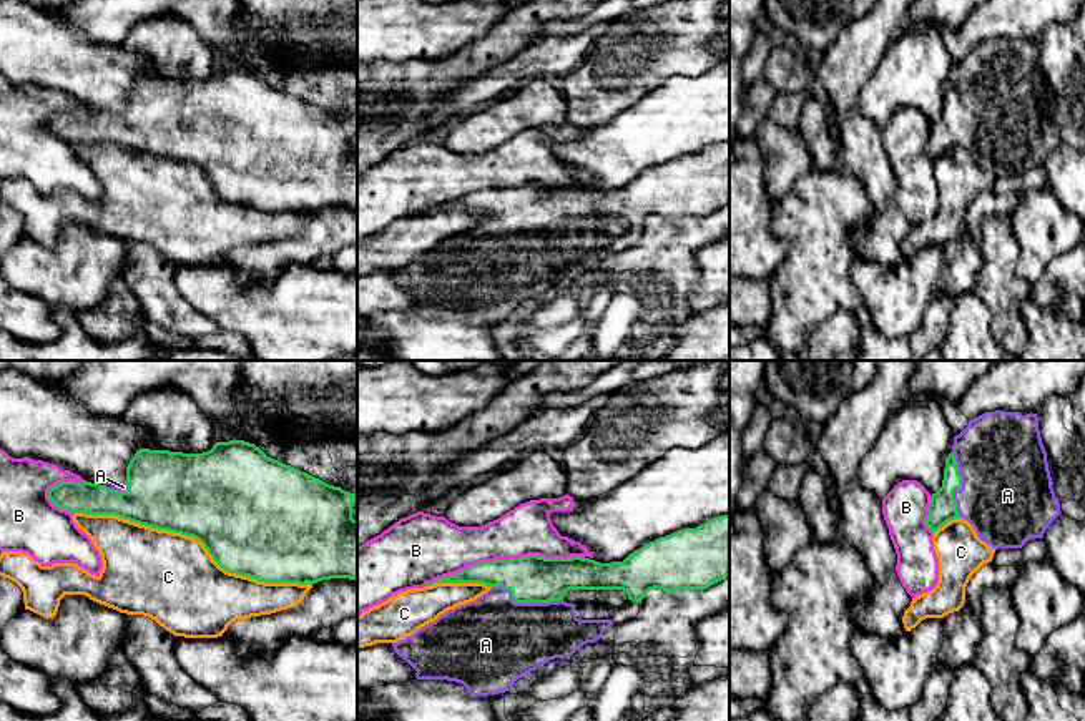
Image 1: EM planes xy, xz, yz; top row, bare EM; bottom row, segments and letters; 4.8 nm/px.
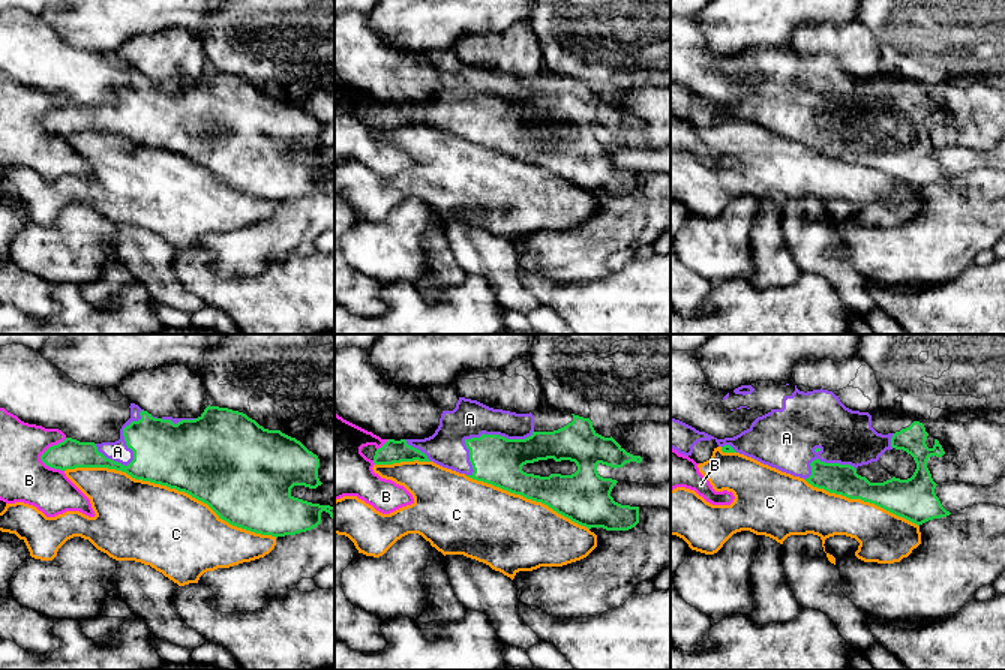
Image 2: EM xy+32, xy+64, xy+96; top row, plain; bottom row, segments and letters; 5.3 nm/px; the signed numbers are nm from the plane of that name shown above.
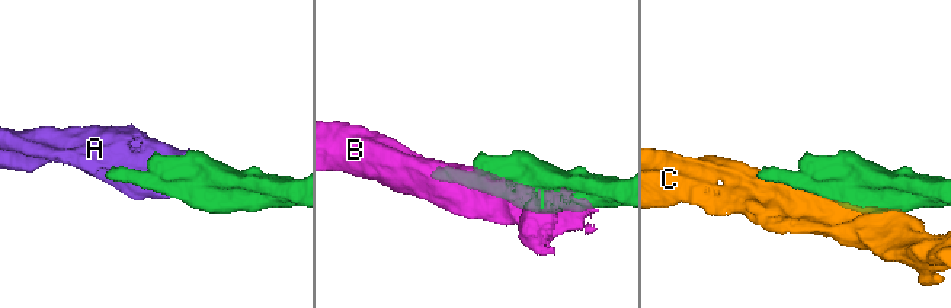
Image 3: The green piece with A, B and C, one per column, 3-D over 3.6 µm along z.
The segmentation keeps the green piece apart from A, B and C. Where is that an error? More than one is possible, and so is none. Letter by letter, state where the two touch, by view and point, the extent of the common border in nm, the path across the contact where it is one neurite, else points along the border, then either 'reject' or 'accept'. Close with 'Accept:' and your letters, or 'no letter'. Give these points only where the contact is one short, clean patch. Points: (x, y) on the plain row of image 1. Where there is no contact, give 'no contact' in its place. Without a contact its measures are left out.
A: meets green in xz at (525, 230); contact 360 nm long; accept
B: meets green in xz at (504, 188); contact 800 nm long; reject
C: meets green in xy at (195, 165); contact 1200 nm long; reject
Accept: A

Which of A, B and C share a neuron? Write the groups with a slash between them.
A / B / C

